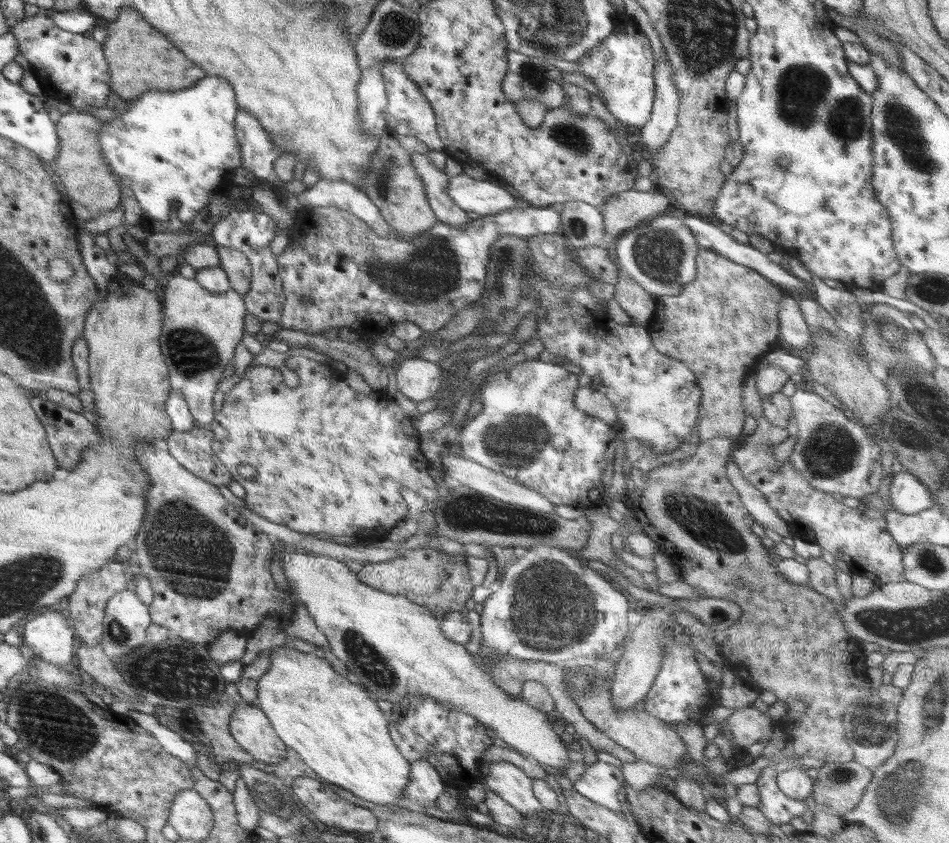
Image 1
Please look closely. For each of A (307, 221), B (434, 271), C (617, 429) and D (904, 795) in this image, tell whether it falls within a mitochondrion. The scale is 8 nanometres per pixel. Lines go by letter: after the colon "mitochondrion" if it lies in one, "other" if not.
A: other
B: mitochondrion
C: other
D: mitochondrion

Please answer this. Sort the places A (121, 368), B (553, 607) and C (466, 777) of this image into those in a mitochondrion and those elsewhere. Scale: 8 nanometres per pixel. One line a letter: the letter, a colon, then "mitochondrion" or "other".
A: other
B: mitochondrion
C: other

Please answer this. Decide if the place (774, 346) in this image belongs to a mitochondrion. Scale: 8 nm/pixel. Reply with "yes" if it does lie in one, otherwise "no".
no

